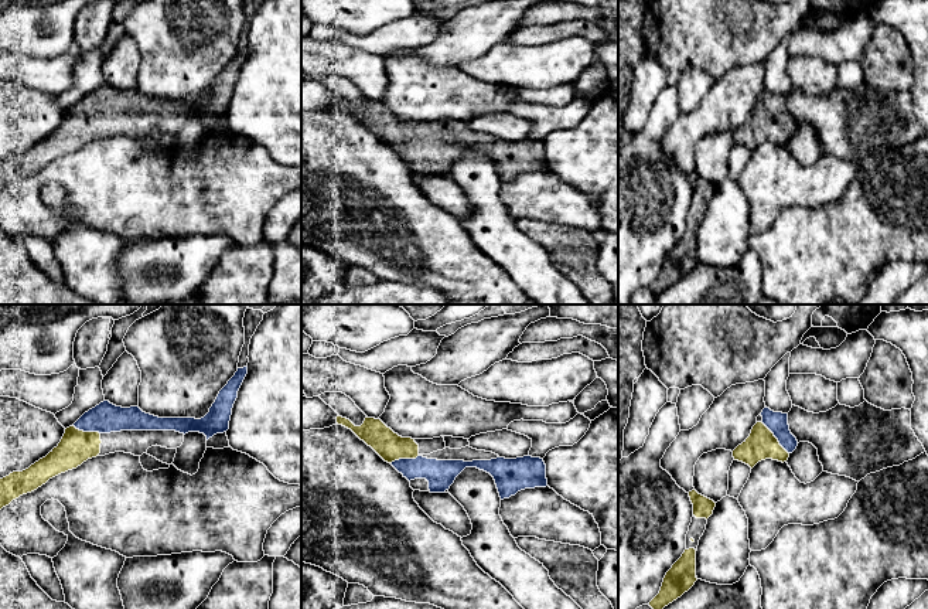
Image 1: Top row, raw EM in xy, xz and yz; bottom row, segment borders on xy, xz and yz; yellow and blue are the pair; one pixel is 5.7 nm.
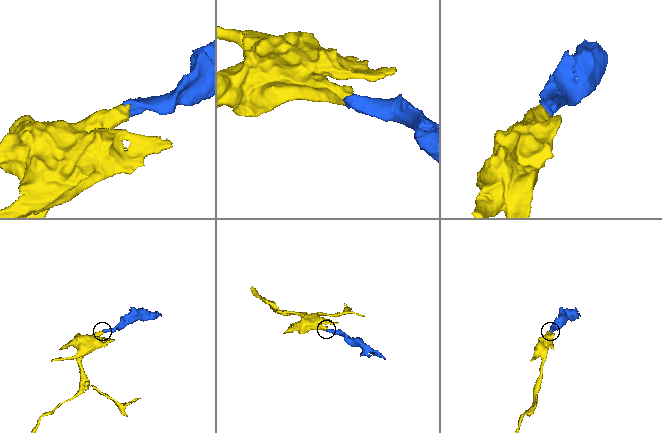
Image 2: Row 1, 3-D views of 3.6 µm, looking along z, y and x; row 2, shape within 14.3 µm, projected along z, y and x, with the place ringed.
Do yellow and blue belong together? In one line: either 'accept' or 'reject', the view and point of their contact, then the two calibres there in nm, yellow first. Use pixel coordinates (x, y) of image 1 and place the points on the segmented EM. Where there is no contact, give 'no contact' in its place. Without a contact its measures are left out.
accept | yz (775, 438) | 170/120 nm

